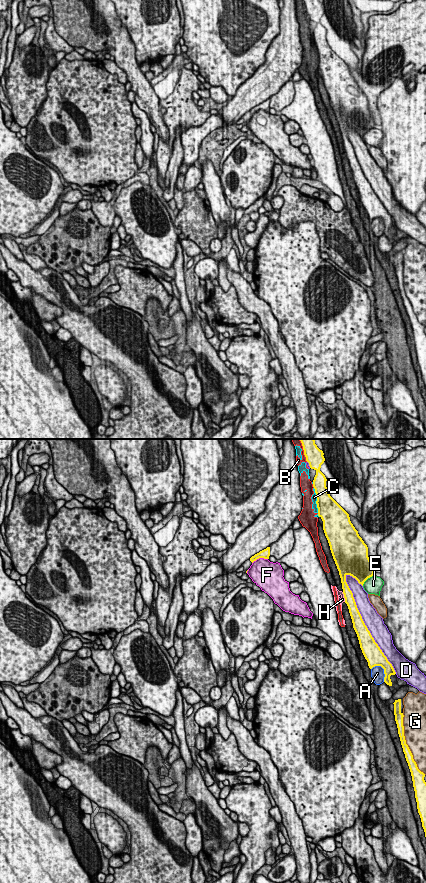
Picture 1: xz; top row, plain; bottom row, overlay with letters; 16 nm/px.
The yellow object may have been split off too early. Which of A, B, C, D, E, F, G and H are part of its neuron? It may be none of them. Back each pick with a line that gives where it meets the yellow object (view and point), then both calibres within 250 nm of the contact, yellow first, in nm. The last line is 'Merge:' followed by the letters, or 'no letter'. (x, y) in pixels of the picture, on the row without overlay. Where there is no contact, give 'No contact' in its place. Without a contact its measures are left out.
Merge: no letter

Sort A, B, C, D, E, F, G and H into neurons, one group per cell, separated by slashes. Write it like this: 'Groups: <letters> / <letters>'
Groups: A / B C H / D / E / F / G

